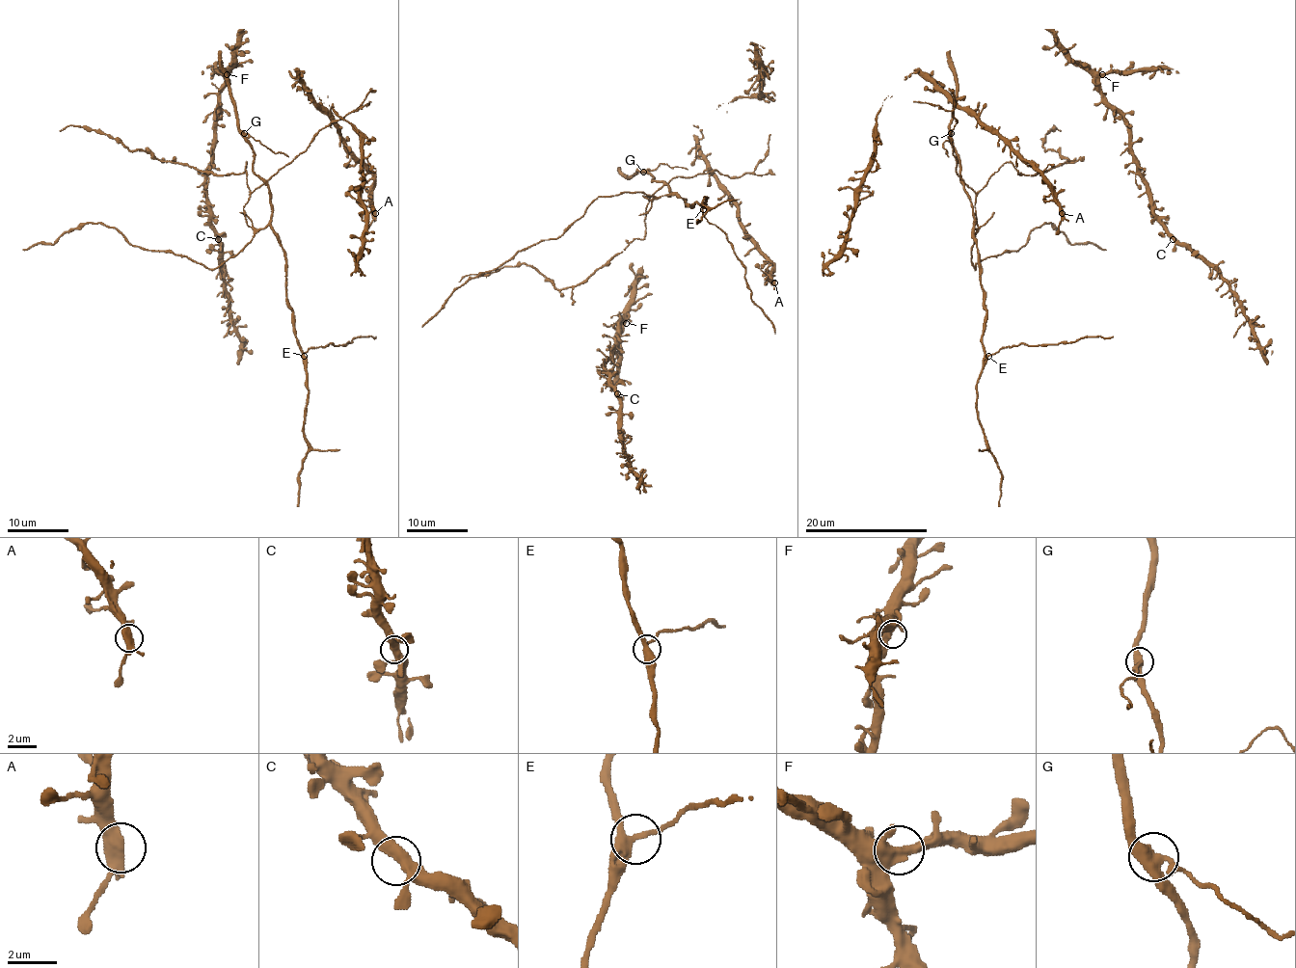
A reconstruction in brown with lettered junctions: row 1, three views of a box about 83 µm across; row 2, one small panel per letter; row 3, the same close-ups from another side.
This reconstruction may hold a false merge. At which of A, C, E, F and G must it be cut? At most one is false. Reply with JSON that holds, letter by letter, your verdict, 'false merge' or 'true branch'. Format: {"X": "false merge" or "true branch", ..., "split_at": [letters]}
{"A": "true branch", "C": "true branch", "E": "true branch", "F": "true branch", "G": "false merge", "split_at": ["G"]}

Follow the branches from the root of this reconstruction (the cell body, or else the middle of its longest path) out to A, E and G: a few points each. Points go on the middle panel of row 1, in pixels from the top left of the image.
A: (646, 230), (649, 199), (675, 177), (725, 174), (738, 223), (771, 261), (774, 282)
E: (646, 230), (644, 217), (649, 197), (643, 196), (654, 199), (675, 194), (690, 206), (698, 203), (703, 209)
G: (646, 230), (646, 204), (662, 183), (654, 182), (643, 171)

